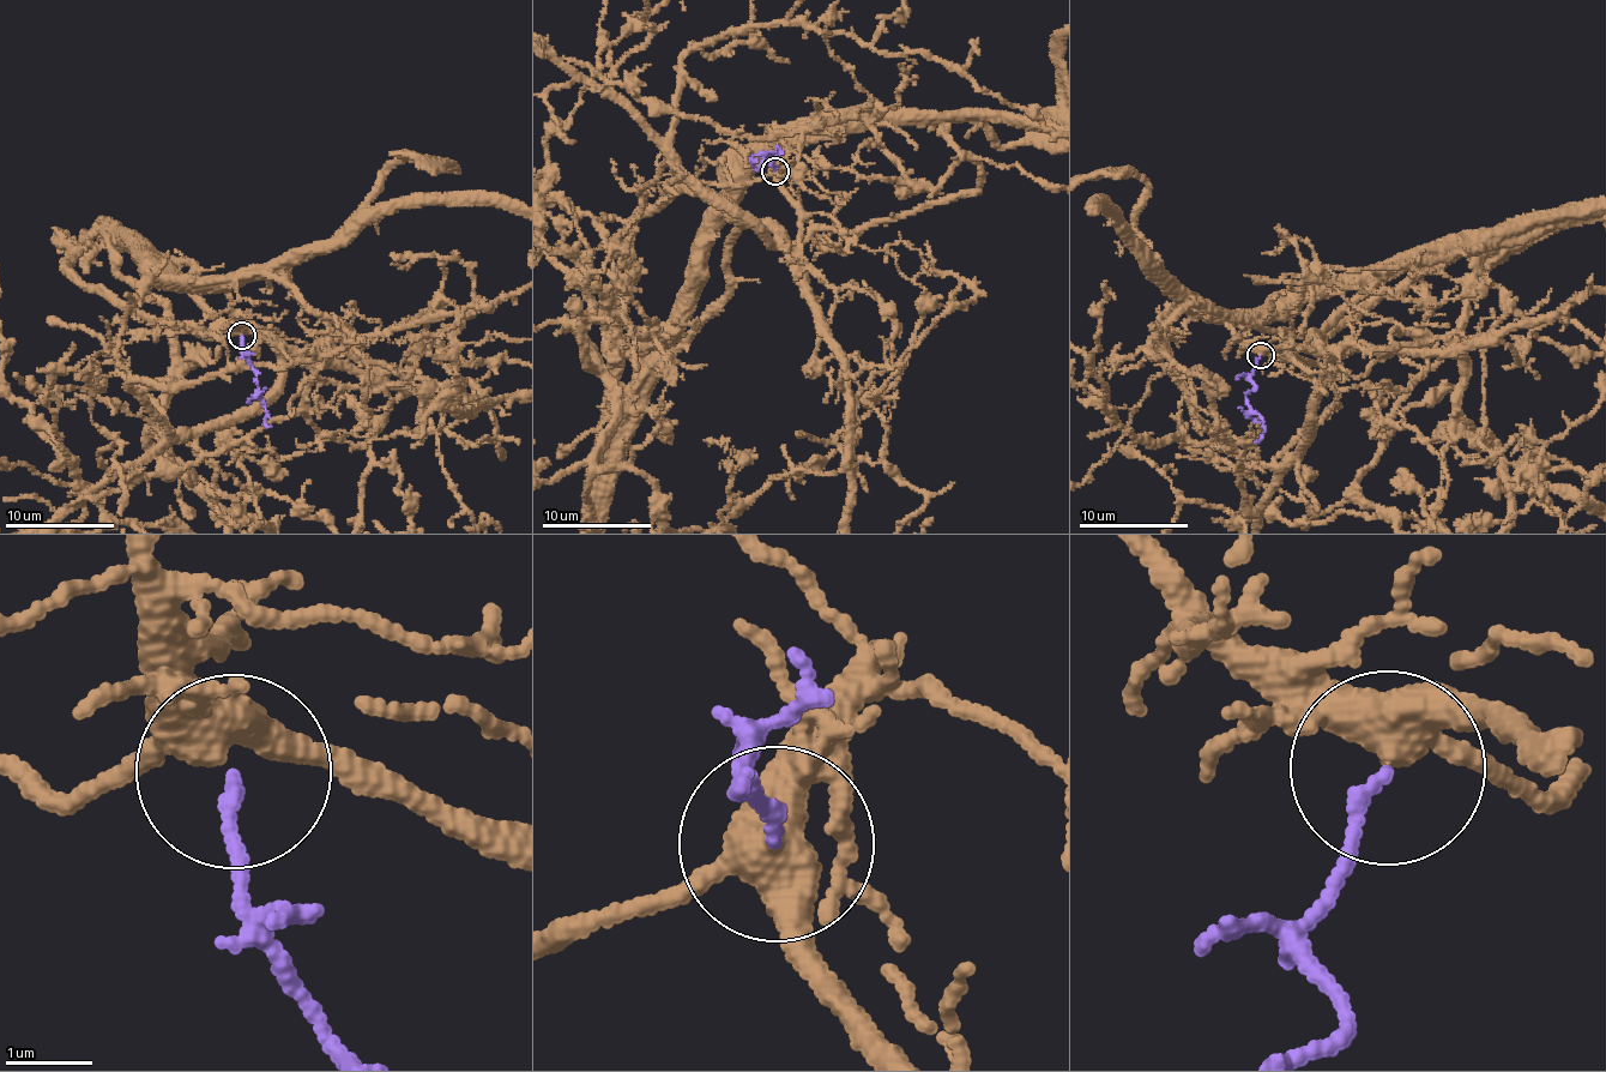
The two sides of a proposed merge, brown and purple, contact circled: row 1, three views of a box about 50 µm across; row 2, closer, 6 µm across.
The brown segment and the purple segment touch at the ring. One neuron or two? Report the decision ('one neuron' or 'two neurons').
one neuron

